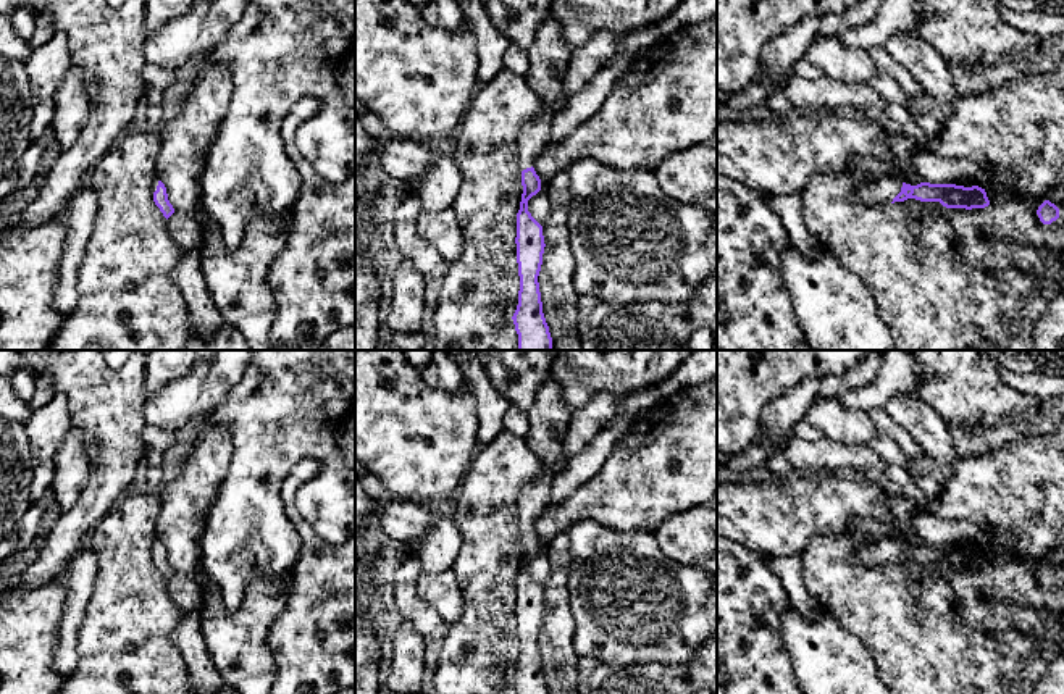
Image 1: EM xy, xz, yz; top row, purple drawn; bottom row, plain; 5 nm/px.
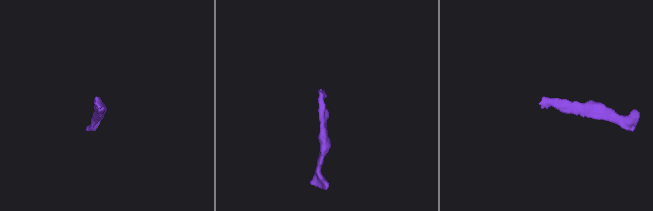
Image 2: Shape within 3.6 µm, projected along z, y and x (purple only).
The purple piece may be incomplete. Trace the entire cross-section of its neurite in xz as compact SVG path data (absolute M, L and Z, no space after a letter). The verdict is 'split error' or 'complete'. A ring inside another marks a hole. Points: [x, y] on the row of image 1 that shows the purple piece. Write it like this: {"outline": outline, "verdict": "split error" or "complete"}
{"outline": "M542 102L538 116L525 123L518 136L523 194L517 213L515 244L520 291L518 305L512 316L518 334L518 350L552 350L538 282L546 244L542 226L528 211L528 200L541 190L541 179L533 168L533 160L546 147L554 116L555 111Z", "verdict": "split error"}

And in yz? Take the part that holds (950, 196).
{"outline": "M896 178L870 182L851 194L851 199L865 207L890 205L915 199L920 202L940 202L946 208L985 208L990 205L985 189L978 186L964 187L956 184L920 182L911 186Z", "verdict": "split error"}

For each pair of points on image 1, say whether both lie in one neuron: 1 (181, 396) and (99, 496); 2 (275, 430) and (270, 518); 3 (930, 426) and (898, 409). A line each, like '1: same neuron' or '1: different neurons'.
1: different neurons
2: same neuron
3: same neuron

